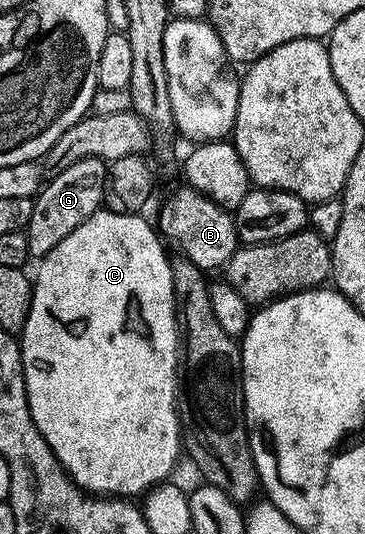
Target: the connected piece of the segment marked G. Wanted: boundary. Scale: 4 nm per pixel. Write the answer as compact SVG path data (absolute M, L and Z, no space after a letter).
M98 156L75 160L64 172L50 177L42 185L41 191L34 197L31 205L31 219L27 221L25 229L31 252L46 254L53 251L68 234L77 230L77 226L81 226L81 222L85 222L93 213L100 211L102 204L99 203L102 202L103 196L105 200L105 189L108 184L108 165Z

